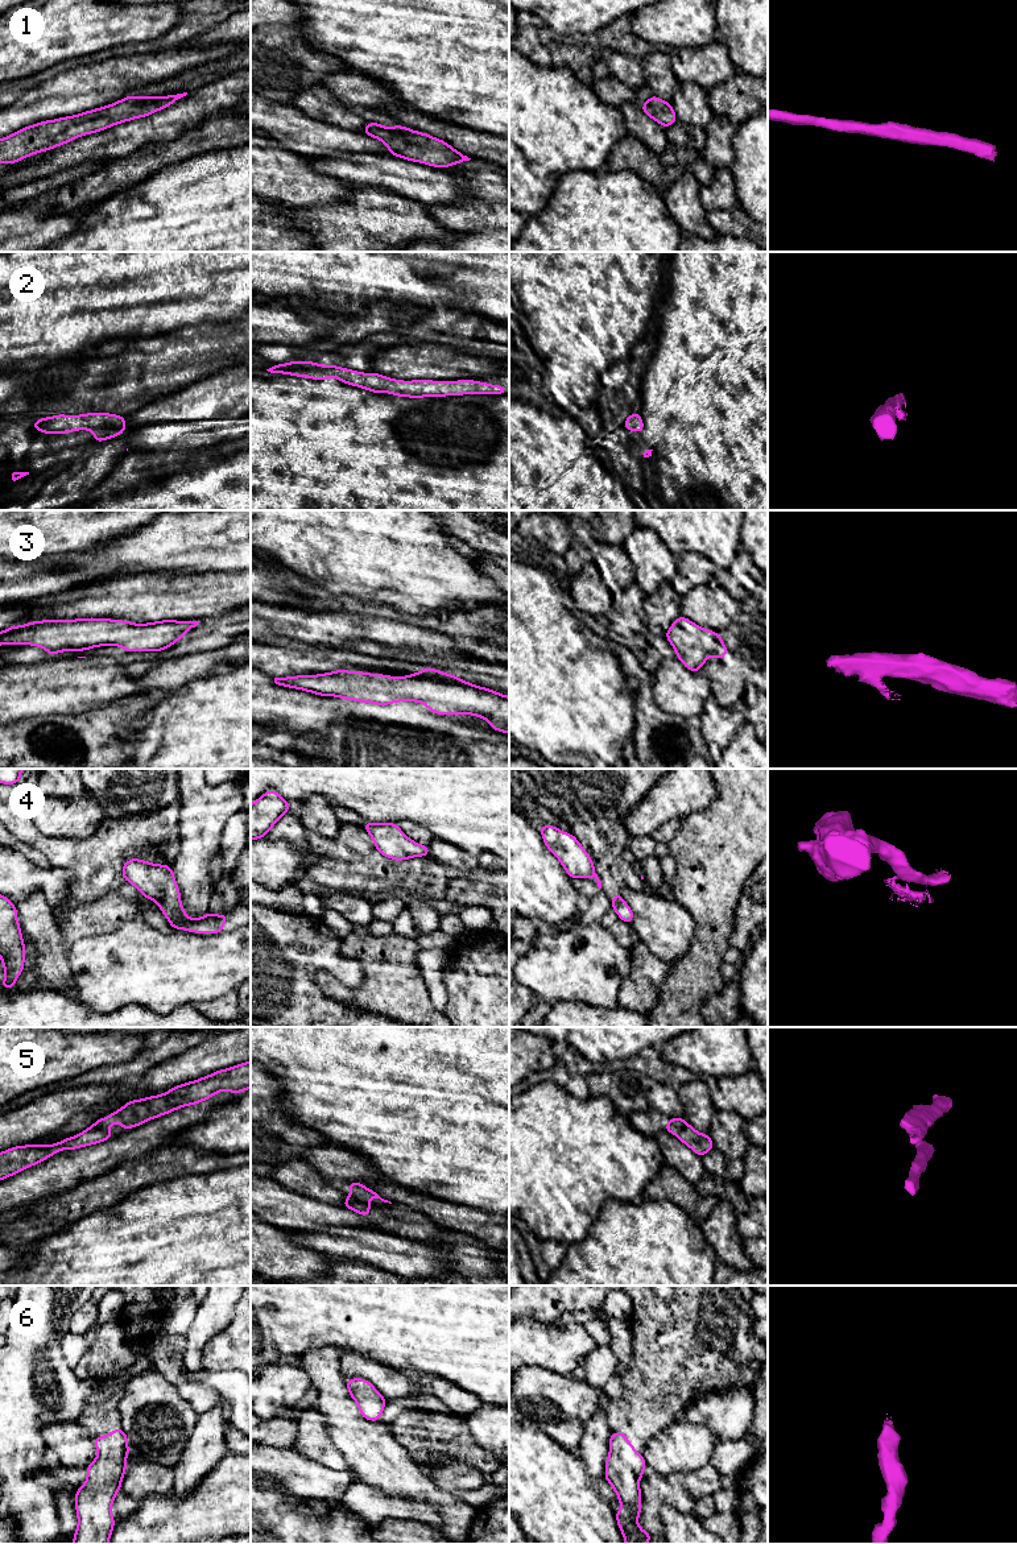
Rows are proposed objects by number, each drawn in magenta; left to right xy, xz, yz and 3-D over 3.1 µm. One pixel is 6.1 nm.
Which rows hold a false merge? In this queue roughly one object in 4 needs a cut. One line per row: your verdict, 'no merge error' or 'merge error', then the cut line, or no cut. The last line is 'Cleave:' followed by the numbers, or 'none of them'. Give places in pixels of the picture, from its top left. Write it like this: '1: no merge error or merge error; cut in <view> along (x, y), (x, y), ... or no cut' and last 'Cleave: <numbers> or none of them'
1: no merge error; no cut
2: no merge error; no cut
3: no merge error; no cut
4: merge error; cut in xy along (122, 870), (127, 880)
5: merge error; cut in xy along (94, 1124), (107, 1130)
6: no merge error; no cut
Cleave: 4, 5

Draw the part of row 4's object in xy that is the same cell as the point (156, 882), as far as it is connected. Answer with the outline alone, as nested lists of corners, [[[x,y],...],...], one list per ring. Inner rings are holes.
[[[131,858],[123,865],[125,879],[132,883],[142,897],[154,901],[166,916],[173,930],[186,930],[194,934],[222,934],[227,914],[215,915],[208,911],[203,918],[187,918],[181,905],[181,891],[177,886],[170,865],[152,864]]]

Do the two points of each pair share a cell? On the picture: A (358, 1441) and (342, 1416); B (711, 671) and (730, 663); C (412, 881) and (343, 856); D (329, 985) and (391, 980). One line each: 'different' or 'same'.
A: same
B: same
C: same
D: same

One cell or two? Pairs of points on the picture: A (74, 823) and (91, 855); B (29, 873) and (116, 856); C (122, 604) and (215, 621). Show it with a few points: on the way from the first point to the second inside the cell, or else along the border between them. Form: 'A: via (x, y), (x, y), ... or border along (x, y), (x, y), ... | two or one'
A: border along (106, 818), (87, 836), (50, 836) | two
B: border along (50, 865), (66, 868), (74, 876), (70, 897) | two
C: border along (234, 611), (211, 615), (201, 621) | two

